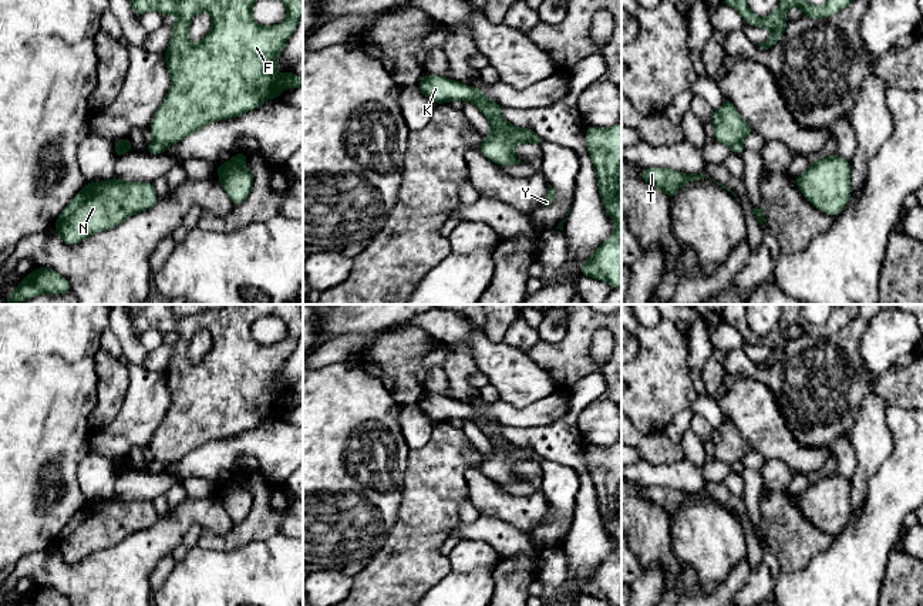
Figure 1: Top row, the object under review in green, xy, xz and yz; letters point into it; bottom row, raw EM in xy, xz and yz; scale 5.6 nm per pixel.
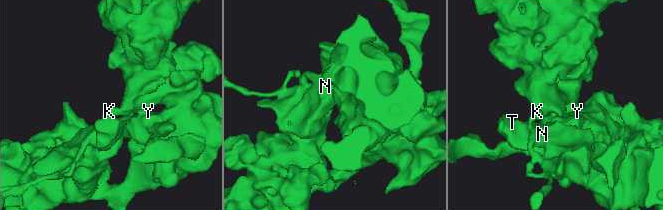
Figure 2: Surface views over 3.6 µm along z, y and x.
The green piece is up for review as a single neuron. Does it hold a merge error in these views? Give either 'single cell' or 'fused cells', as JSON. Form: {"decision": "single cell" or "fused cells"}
{"decision": "single cell"}

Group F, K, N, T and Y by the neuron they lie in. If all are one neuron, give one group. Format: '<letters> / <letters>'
F K N T Y

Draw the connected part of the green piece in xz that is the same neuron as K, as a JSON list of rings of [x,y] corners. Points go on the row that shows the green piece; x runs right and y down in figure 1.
[[[425,74],[417,87],[435,104],[449,102],[451,100],[464,100],[475,104],[492,127],[492,134],[482,137],[479,149],[486,158],[501,166],[523,164],[512,152],[516,144],[533,142],[542,147],[545,142],[530,128],[511,125],[501,114],[502,107],[486,98],[481,88],[471,88],[451,78],[431,74]]]

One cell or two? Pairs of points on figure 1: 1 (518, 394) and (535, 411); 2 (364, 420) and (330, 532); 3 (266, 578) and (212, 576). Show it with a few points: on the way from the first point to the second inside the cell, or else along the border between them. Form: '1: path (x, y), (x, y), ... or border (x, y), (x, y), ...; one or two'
1: border (553, 391), (519, 408), (499, 400); two
2: path (336, 448), (330, 454), (330, 504); one
3: path (253, 579), (225, 579); one

